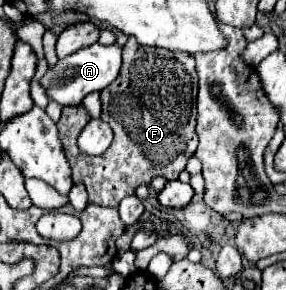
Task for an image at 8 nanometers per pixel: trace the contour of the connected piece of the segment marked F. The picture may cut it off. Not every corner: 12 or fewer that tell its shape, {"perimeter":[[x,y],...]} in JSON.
{"perimeter":[[123,46],[101,90],[113,144],[77,148],[83,106],[57,122],[71,178],[119,206],[195,154],[191,54]]}

